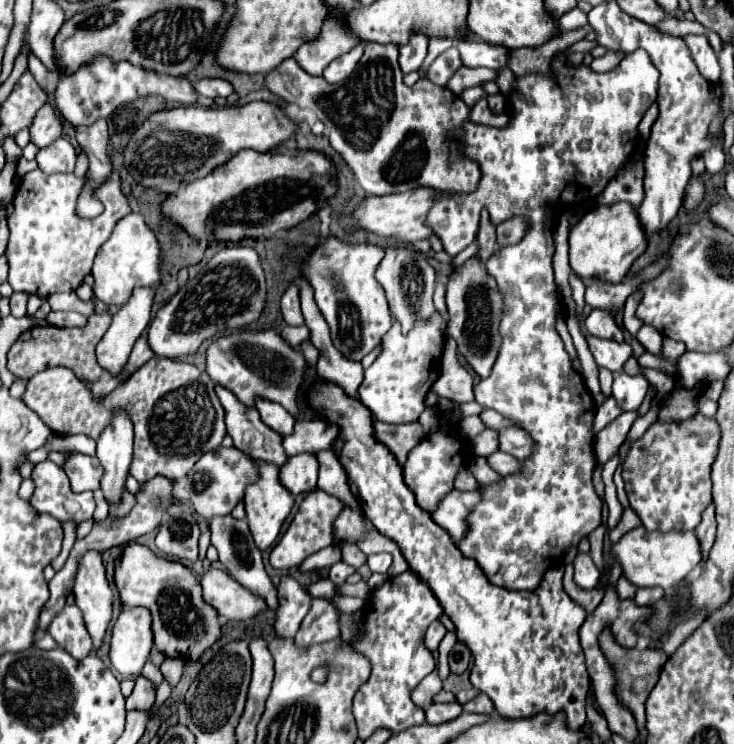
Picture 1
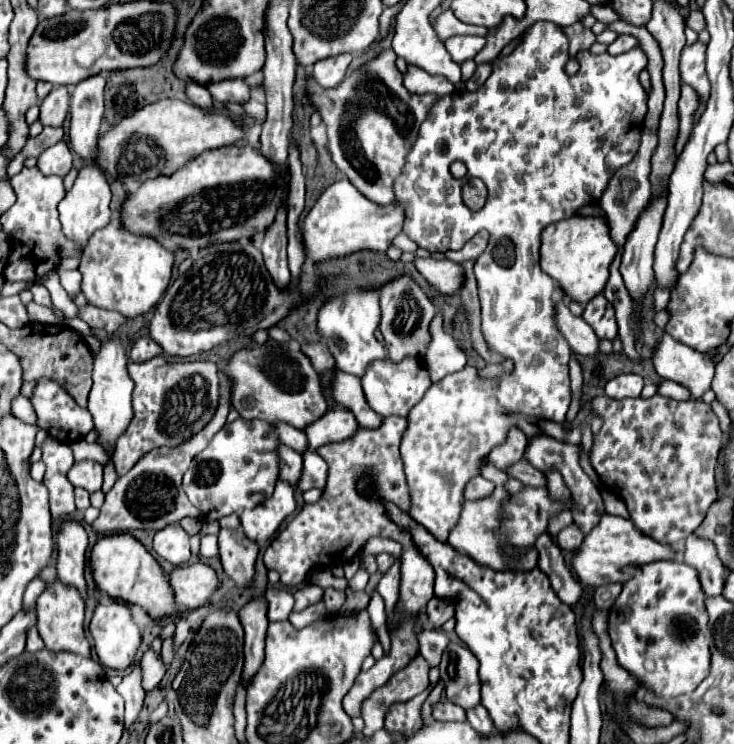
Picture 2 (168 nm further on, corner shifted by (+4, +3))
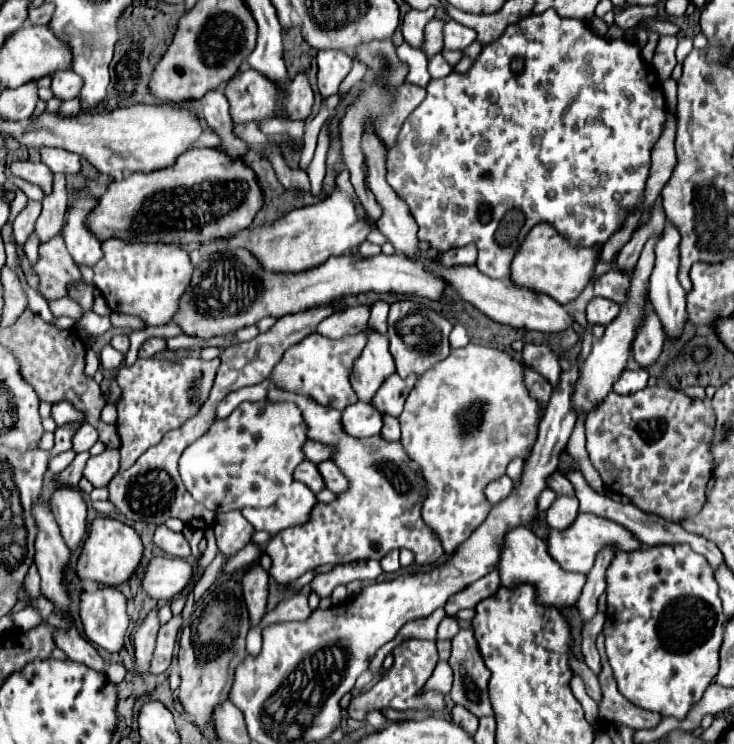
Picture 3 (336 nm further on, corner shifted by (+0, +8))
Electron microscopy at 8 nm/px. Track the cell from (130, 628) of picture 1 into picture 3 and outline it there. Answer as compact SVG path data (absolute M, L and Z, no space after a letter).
M102 587L94 593L84 591L80 595L80 617L86 637L98 647L118 653L130 627L126 605L128 599L114 587Z

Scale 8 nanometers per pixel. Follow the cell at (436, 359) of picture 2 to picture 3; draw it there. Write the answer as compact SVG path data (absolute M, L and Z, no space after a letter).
M456 325L450 333L450 347L458 349L458 347L464 347L464 345L468 345L468 333L462 325Z

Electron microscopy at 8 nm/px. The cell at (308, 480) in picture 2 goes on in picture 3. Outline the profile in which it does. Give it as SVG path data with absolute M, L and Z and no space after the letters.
M322 461L316 467L318 467L318 471L326 483L326 489L330 489L332 493L342 493L348 487L346 477L338 471L338 467L332 461Z

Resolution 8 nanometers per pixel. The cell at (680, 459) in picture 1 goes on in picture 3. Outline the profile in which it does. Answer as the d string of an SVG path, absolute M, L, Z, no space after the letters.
M668 385L646 387L632 395L610 391L586 419L586 449L610 491L626 495L644 513L658 515L670 523L694 517L706 505L706 485L712 477L710 445L714 441L714 409L706 399L692 399Z

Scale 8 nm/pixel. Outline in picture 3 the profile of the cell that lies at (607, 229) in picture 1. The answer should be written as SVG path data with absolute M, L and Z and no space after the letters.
M538 223L528 237L524 239L522 247L518 249L514 263L512 263L512 279L516 285L536 289L562 301L562 305L572 303L588 283L594 281L594 267L600 261L600 245L590 249L574 249L564 235L560 235L554 225Z

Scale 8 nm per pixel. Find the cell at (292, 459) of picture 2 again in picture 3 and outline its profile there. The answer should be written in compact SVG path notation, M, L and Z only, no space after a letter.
M304 459L302 465L298 465L298 469L294 471L294 479L300 481L300 483L304 483L314 493L324 487L324 481L322 481L316 465L312 461L308 461L308 459Z

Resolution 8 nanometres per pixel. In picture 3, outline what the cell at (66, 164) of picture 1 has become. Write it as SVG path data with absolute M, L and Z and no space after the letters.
M40 147L40 159L44 165L52 169L52 173L78 173L80 169L80 155L70 153L58 147Z

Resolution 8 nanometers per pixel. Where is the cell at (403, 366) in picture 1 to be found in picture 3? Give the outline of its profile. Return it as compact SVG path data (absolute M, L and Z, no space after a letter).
M392 373L384 385L376 391L376 395L372 397L372 405L380 411L380 413L388 413L392 417L398 417L402 413L402 405L406 403L406 397L410 395L410 389L414 389L414 385L418 383L420 375L414 377L398 377L396 373Z

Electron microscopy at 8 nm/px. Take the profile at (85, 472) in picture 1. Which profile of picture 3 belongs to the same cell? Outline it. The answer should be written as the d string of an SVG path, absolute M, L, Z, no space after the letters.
M104 451L96 457L90 457L84 469L84 477L92 481L94 487L106 487L118 471L118 459L118 451Z

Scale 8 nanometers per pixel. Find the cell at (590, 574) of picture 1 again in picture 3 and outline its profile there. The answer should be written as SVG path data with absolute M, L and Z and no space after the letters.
M558 497L546 511L546 521L552 529L566 529L566 525L570 525L574 517L578 517L576 497Z

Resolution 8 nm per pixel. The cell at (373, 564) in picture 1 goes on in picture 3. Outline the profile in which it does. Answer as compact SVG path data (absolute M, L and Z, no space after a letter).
M390 551L386 557L380 559L380 565L386 573L394 573L400 569L400 563L398 563L398 551Z

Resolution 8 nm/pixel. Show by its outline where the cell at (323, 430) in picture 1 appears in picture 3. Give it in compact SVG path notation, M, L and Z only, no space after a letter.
M358 401L342 411L342 427L352 437L372 437L382 429L382 413L378 413L370 403Z

